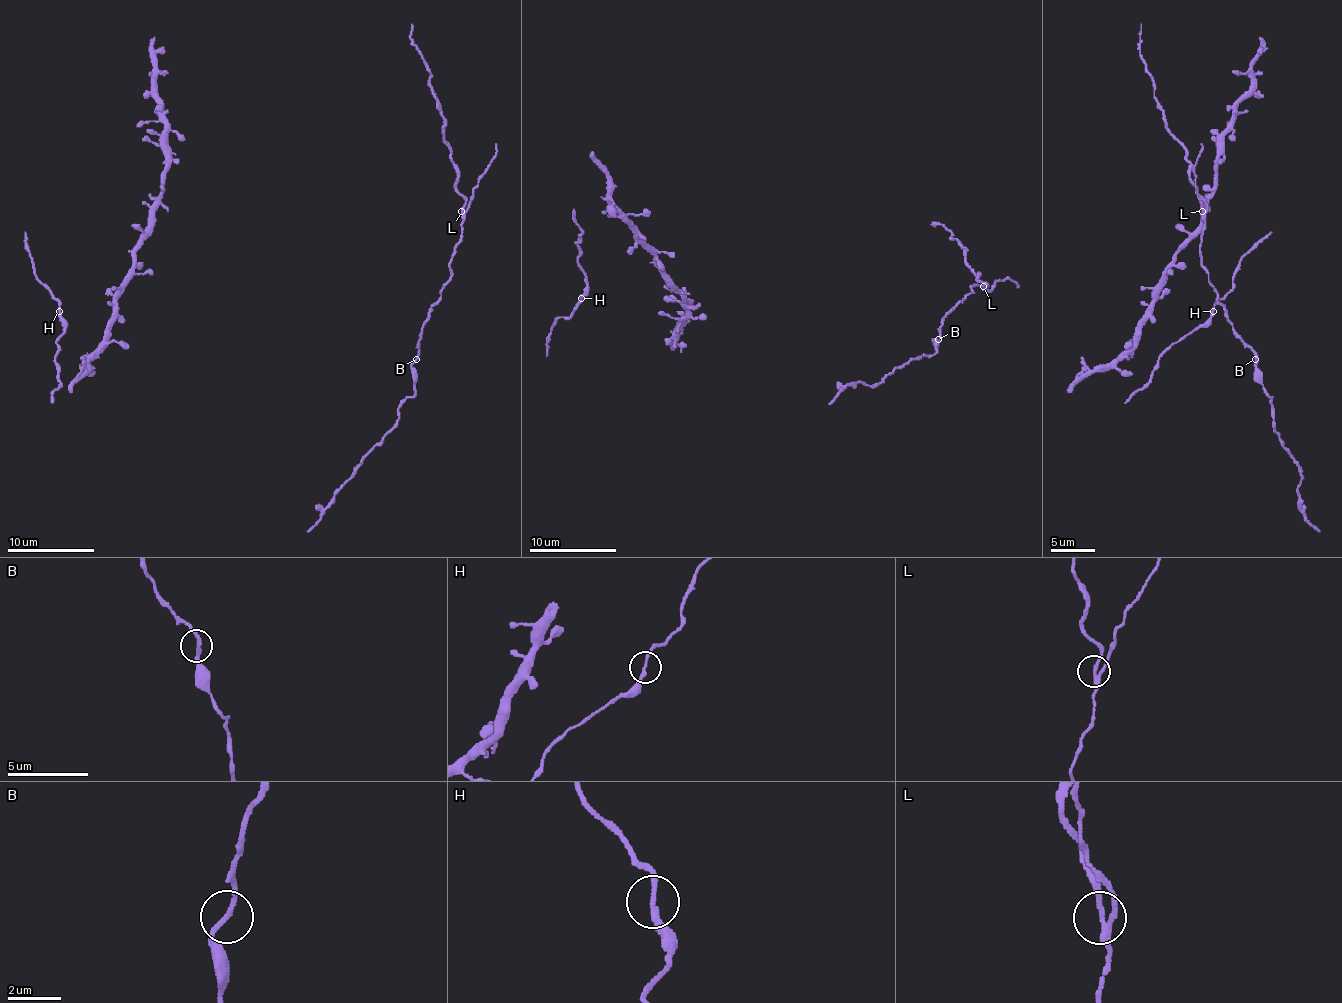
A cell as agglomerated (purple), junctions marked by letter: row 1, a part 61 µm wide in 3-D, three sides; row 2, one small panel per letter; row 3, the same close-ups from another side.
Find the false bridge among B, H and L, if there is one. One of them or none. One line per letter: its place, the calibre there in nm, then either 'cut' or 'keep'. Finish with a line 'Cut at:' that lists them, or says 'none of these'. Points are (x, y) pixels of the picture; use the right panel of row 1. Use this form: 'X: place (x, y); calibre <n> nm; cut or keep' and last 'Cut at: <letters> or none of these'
B: place (1255, 359); calibre 190 nm; keep
H: place (1213, 311); calibre 190 nm; keep
L: place (1202, 211); calibre 200 nm; cut
Cut at: L

